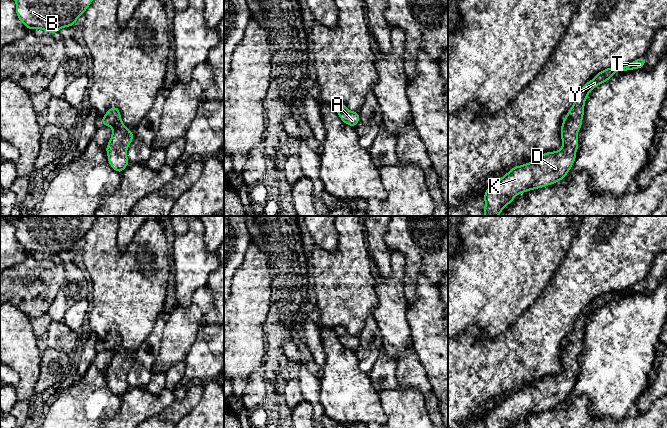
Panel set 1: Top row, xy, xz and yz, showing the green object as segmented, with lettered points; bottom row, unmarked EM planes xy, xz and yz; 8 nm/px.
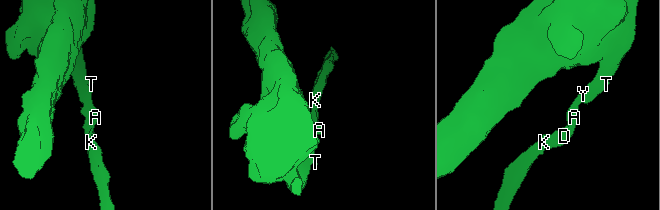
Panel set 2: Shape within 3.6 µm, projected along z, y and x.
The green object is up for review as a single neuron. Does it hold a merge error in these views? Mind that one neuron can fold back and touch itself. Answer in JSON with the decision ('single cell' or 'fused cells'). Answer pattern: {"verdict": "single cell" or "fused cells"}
{"verdict": "single cell"}

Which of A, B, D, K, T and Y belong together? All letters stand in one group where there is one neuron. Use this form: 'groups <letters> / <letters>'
groups A B D K T Y

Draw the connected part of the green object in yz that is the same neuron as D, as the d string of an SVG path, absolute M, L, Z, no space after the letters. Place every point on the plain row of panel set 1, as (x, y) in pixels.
M638 282L622 292L607 292L587 306L579 316L568 339L563 342L562 372L555 376L539 379L531 387L514 390L512 394L487 412L484 418L485 428L510 428L519 417L552 409L564 403L576 382L576 374L579 370L577 357L582 349L584 328L589 316L609 304L620 293L634 294L644 291L645 287L645 282Z

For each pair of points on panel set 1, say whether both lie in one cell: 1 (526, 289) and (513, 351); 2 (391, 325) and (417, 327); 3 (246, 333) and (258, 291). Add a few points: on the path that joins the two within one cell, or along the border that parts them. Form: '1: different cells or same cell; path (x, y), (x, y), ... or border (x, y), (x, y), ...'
1: different cells; border (537, 296), (504, 329)
2: different cells; border (407, 304), (406, 320), (412, 344)
3: same cell; path (246, 323), (248, 301)

